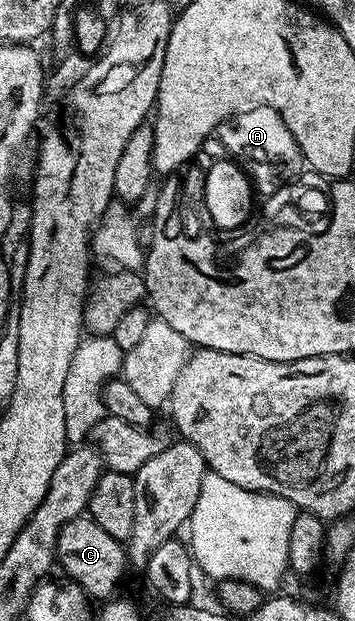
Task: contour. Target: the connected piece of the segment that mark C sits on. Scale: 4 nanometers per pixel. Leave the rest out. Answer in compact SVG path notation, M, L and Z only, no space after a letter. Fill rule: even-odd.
M82 514L67 522L63 530L59 530L55 560L59 568L61 564L62 570L69 575L66 577L72 583L78 584L86 596L94 601L104 602L118 591L116 588L125 576L127 548L122 541L111 538L111 534L107 534L107 530L99 526L99 522L95 522L87 514Z

